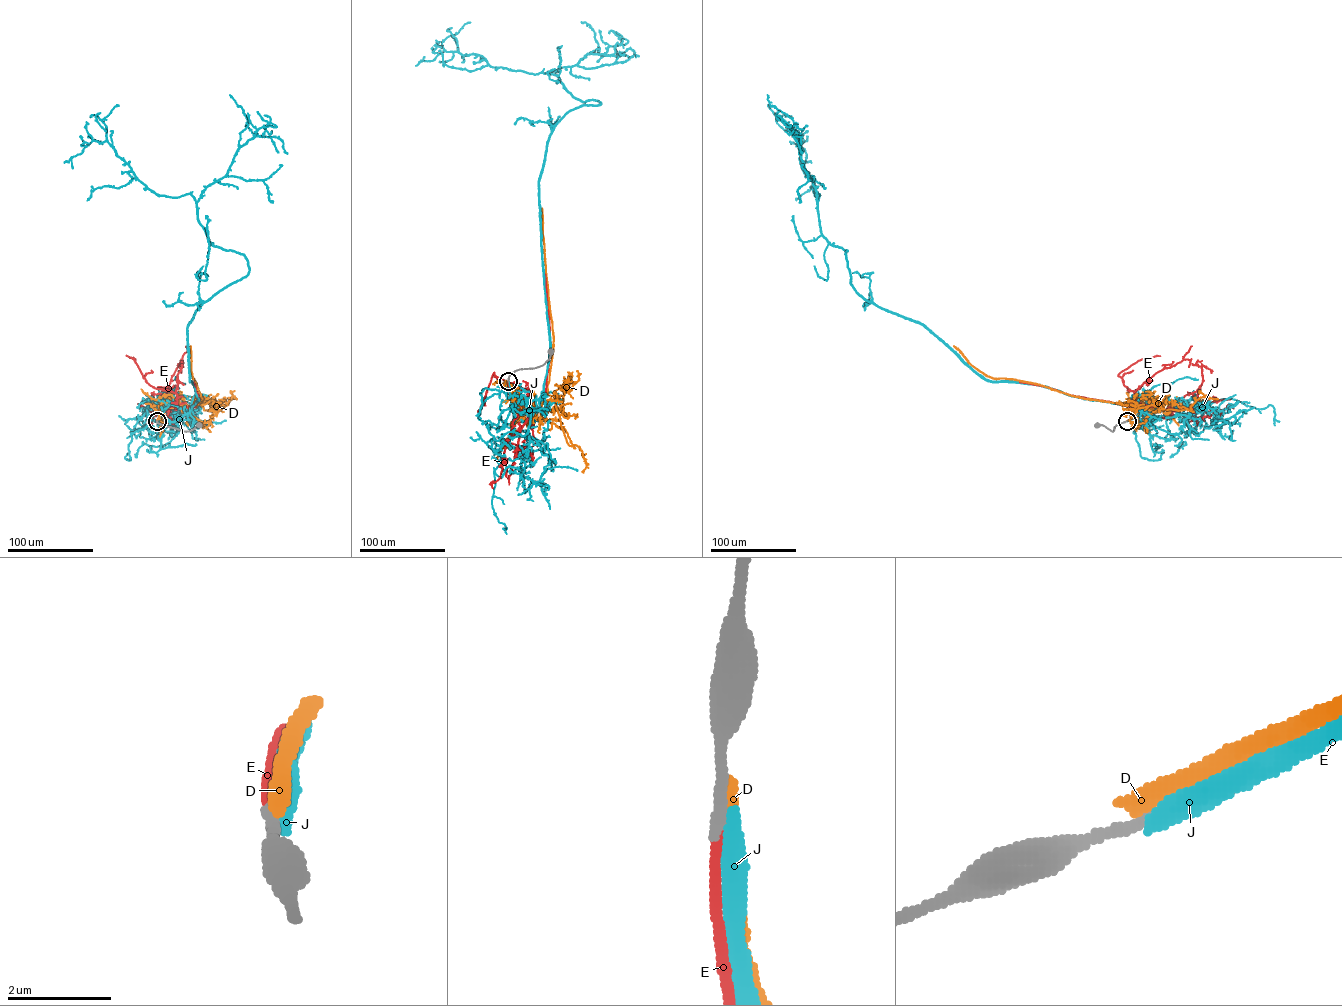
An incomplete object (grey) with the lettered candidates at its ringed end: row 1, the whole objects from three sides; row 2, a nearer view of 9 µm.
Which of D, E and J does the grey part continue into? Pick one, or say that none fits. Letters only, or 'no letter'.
E

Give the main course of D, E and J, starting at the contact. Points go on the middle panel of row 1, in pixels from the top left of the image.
D: (508, 381), (516, 403), (536, 416), (547, 392), (553, 349), (542, 208)
E: (508, 381), (515, 403), (531, 415), (534, 414), (544, 399), (550, 346), (545, 274)
J: (508, 381), (536, 410), (539, 178), (555, 125), (600, 103), (462, 55), (470, 22)

